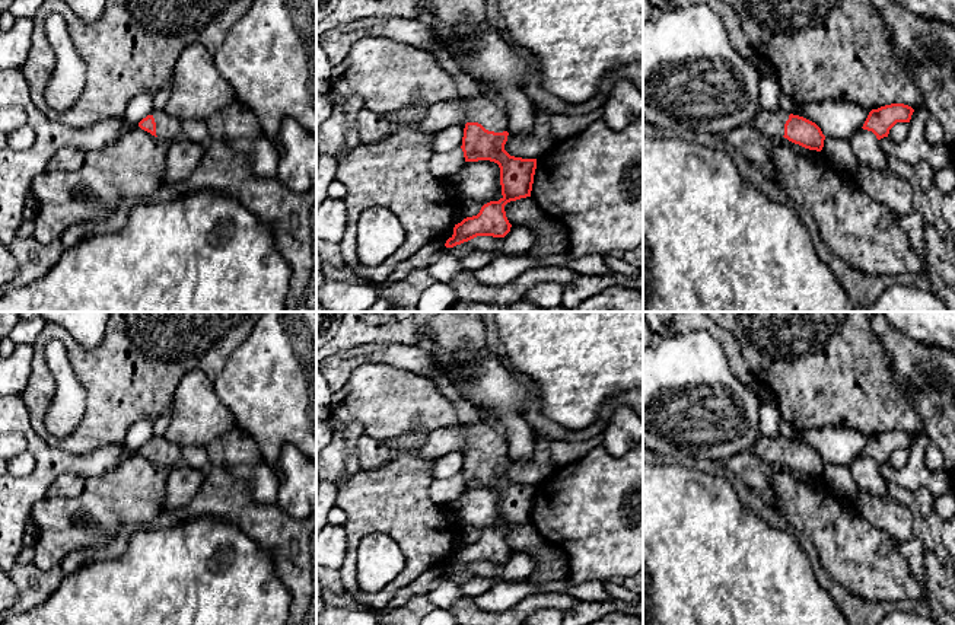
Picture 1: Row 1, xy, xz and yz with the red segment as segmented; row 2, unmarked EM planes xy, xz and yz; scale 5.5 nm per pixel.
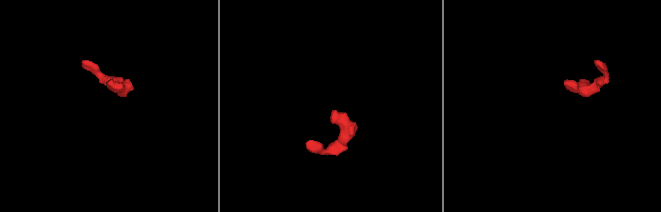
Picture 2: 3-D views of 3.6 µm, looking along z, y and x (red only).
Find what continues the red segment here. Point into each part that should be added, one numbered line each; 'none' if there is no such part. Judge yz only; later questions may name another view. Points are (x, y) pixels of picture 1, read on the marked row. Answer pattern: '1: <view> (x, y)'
1: yz (770, 124)

